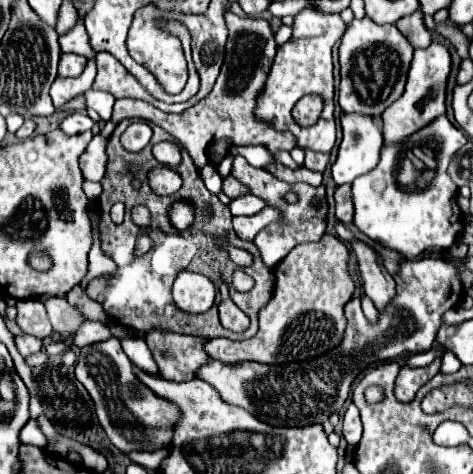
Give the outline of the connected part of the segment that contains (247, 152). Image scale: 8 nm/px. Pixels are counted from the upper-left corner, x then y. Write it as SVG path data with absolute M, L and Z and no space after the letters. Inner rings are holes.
M232 146L230 153L242 155L252 166L265 169L271 164L273 157L266 147L258 146Z

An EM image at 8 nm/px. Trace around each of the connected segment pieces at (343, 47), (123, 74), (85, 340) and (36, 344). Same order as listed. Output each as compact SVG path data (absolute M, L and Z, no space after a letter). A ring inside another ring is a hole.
M354 19L342 35L340 47L340 107L344 113L382 115L404 93L414 47L400 35L396 25L378 25L372 19Z
M100 51L96 55L96 65L98 65L98 75L92 85L94 89L108 91L116 99L132 97L132 99L142 99L146 103L158 103L158 99L148 95L148 91L140 85L140 81L134 79L132 73L124 71L124 67L120 67L120 63L116 63L114 56Z
M86 321L80 327L80 333L74 335L74 343L78 347L84 347L84 345L92 345L92 343L98 343L98 341L104 341L104 339L110 339L110 337L112 337L112 333L104 323Z
M22 335L22 337L16 337L14 341L16 341L16 347L24 359L42 349L42 339L36 339L32 335Z

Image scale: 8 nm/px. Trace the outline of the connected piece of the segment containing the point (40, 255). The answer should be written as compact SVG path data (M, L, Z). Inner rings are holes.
M32 251L28 263L36 267L36 271L48 271L48 267L52 267L52 259L48 259L46 251Z

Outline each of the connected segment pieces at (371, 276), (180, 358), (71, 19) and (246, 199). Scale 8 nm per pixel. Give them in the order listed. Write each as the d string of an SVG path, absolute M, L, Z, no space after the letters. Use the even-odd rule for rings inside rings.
M364 241L350 243L350 247L358 257L358 267L366 295L374 301L378 311L384 311L384 307L388 307L388 303L396 297L396 283L392 275L388 275L388 271L384 269L382 257Z
M152 329L146 333L146 343L160 375L170 381L194 379L196 371L210 359L204 351L204 343L208 343L204 337Z
M64 1L62 7L60 7L60 15L58 15L58 25L56 25L56 31L58 35L66 35L78 21L78 13L74 9L74 5L70 1Z
M240 195L240 197L232 199L232 203L230 203L232 215L256 215L264 207L266 207L264 199L256 197L256 195Z

